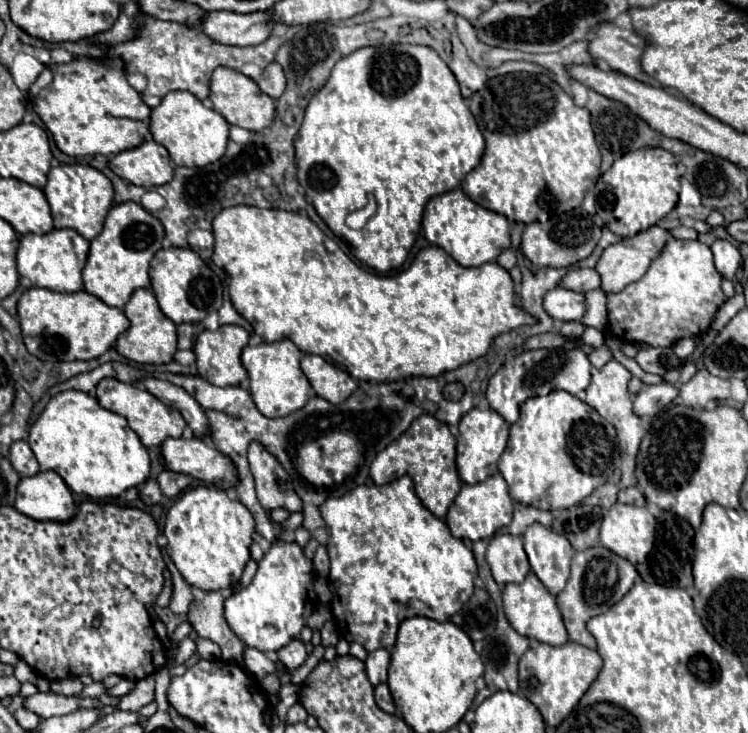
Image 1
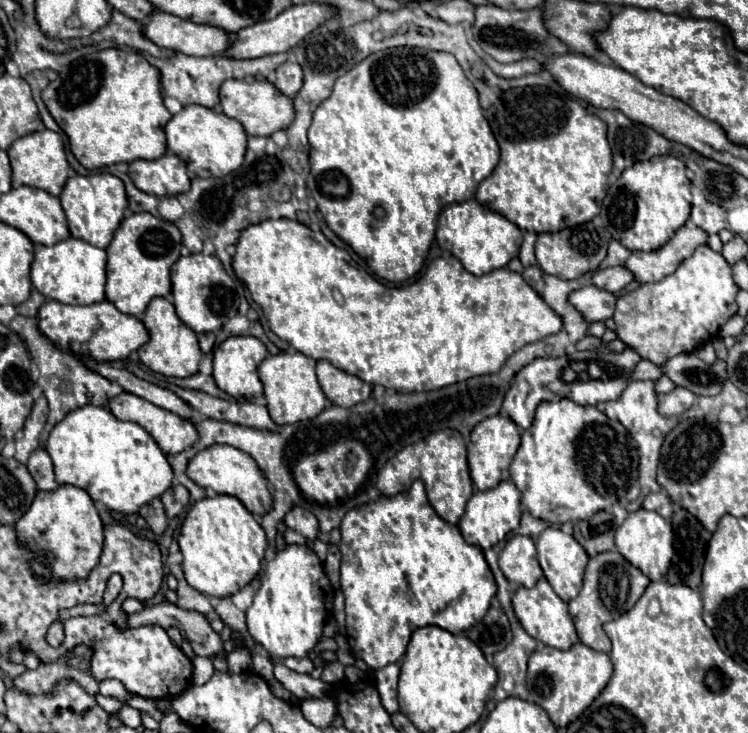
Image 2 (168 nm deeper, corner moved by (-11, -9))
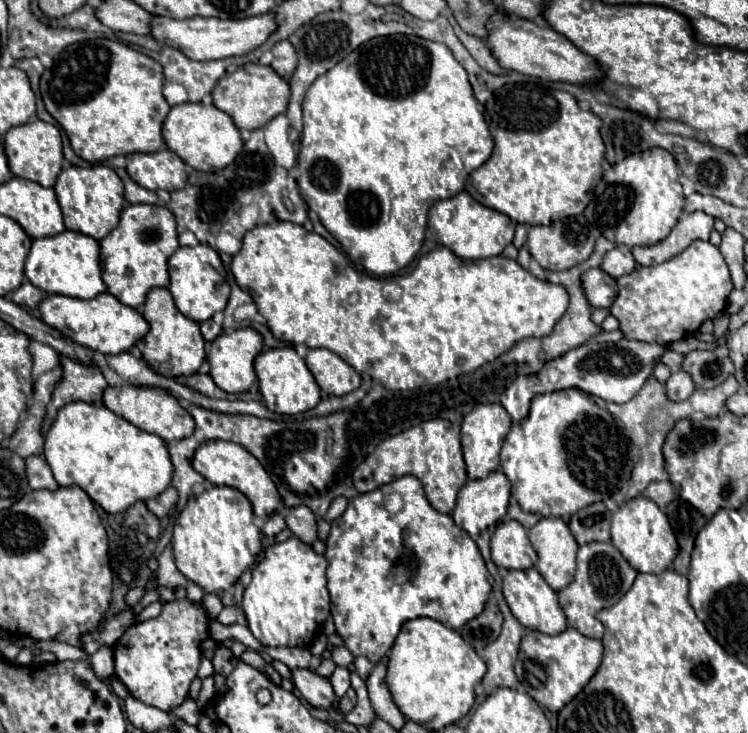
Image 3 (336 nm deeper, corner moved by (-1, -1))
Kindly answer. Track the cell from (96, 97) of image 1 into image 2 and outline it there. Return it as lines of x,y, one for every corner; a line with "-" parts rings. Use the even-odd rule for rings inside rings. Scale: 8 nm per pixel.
108,48
74,60
48,84
42,100
66,132
72,154
88,170
118,162
156,160
166,152
164,126
172,114
162,102
160,70
138,52

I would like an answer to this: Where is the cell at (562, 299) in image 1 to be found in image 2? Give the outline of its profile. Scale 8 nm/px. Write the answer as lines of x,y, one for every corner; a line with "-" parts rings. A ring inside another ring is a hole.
592,284
570,294
570,302
582,312
582,316
588,322
598,322
598,320
612,318
614,308
616,308
616,300
618,298
612,292
596,288

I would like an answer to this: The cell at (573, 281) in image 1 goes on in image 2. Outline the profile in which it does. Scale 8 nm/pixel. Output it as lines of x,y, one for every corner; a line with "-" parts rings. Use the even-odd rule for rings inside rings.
610,266
604,270
596,270
592,276
592,284
604,288
608,292
620,292
634,280
634,274
626,266

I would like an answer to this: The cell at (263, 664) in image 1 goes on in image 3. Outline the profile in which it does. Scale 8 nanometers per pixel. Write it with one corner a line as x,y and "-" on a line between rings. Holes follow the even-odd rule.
294,668
290,672
292,672
292,678
290,678
292,684
308,704
324,710
330,710
334,706
334,692
328,678
302,668

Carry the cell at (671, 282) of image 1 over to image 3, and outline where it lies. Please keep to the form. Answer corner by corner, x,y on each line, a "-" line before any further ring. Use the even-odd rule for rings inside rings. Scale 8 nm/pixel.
704,240
692,242
682,254
654,268
636,268
616,280
618,296
610,306
610,314
620,322
626,340
648,344
670,344
692,336
702,322
724,312
732,280
728,266
716,246

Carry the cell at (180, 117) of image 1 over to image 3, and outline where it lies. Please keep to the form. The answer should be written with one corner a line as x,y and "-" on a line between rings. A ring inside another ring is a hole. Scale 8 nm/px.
200,102
172,106
162,124
162,136
172,152
178,152
178,156
182,156
188,166
200,172
218,172
226,168
242,150
242,138
232,118
216,106
204,106

